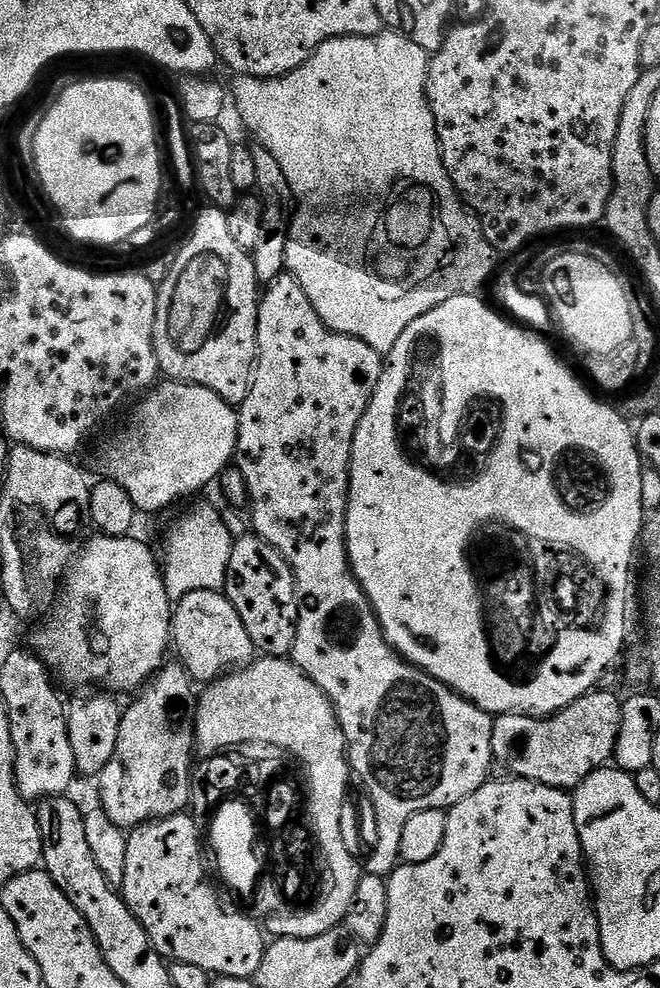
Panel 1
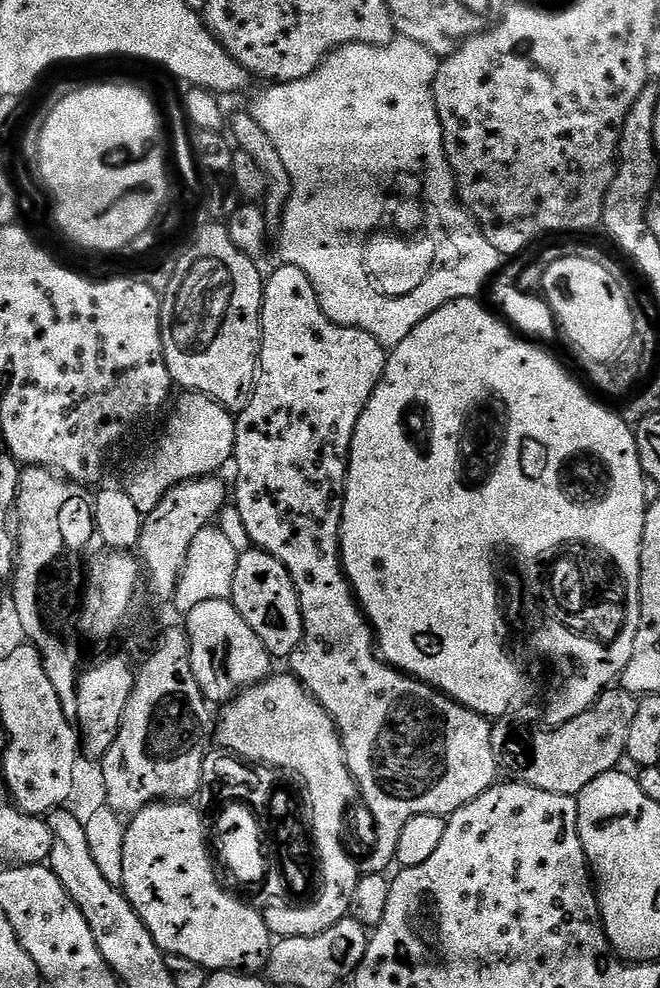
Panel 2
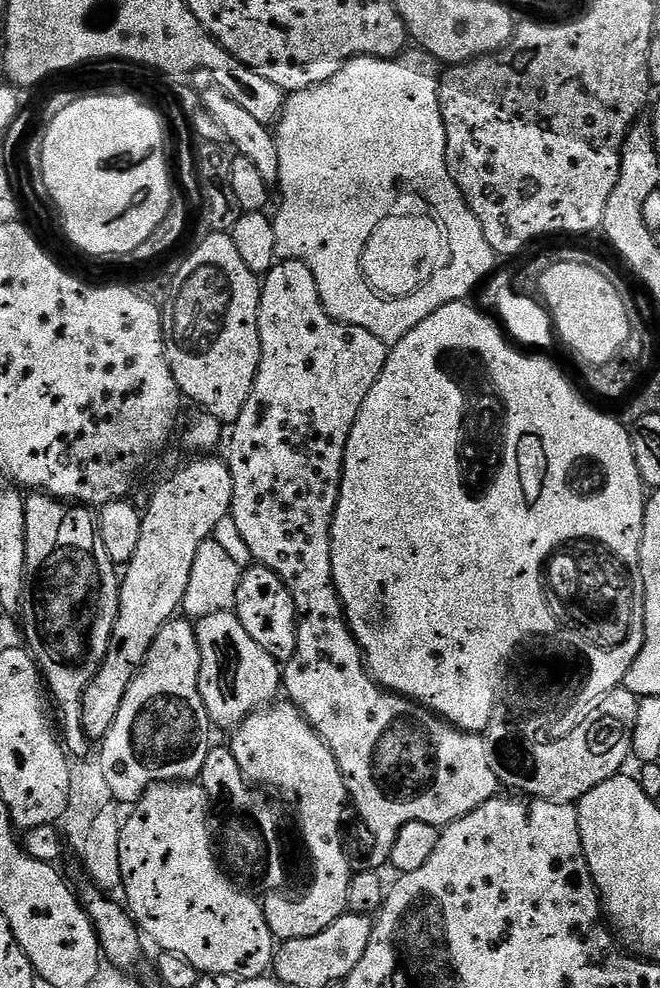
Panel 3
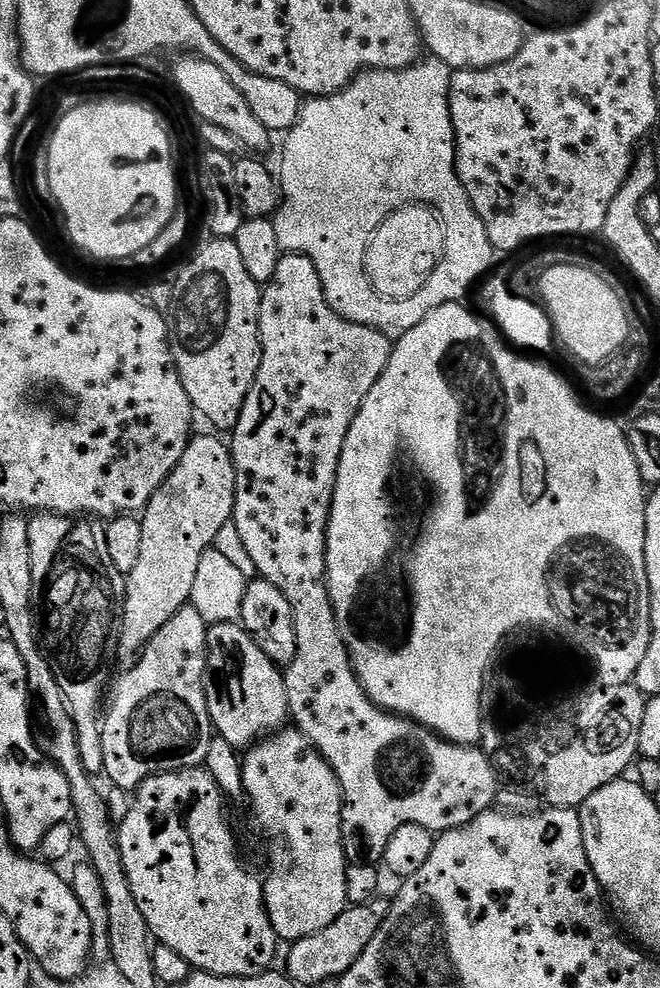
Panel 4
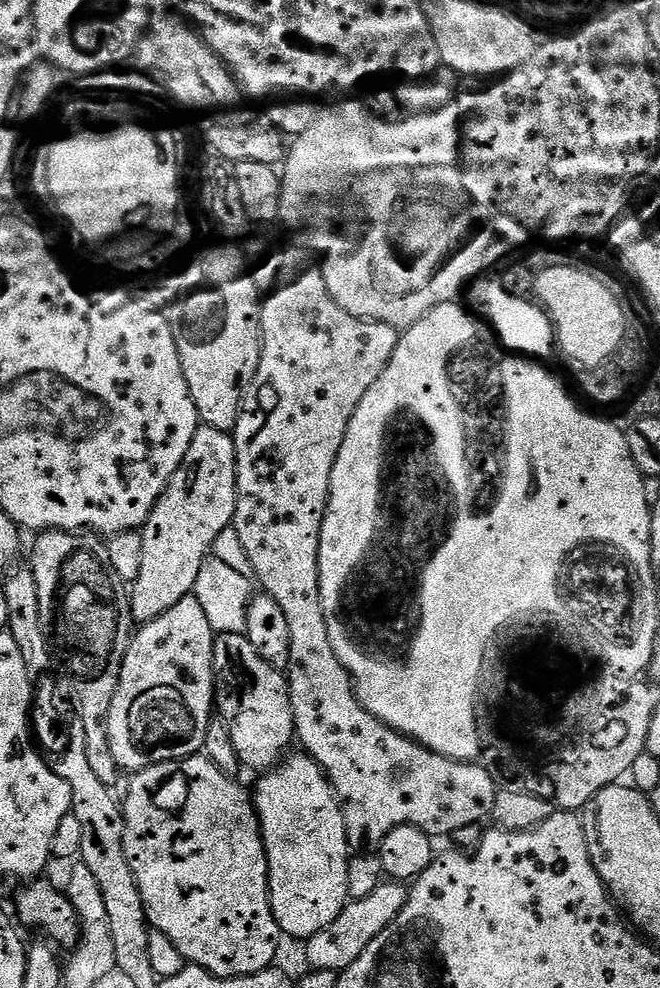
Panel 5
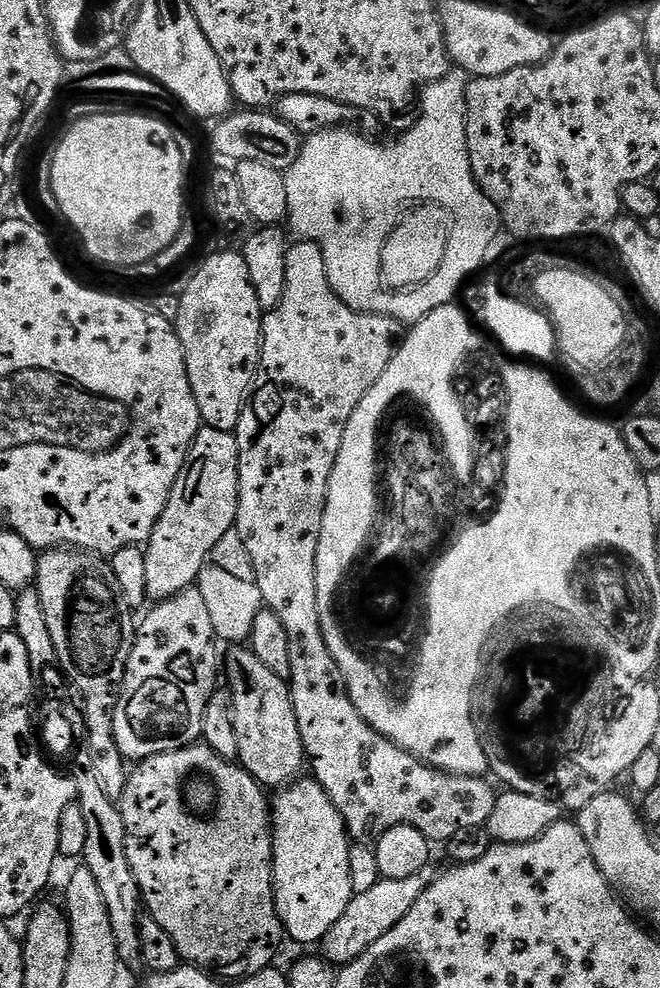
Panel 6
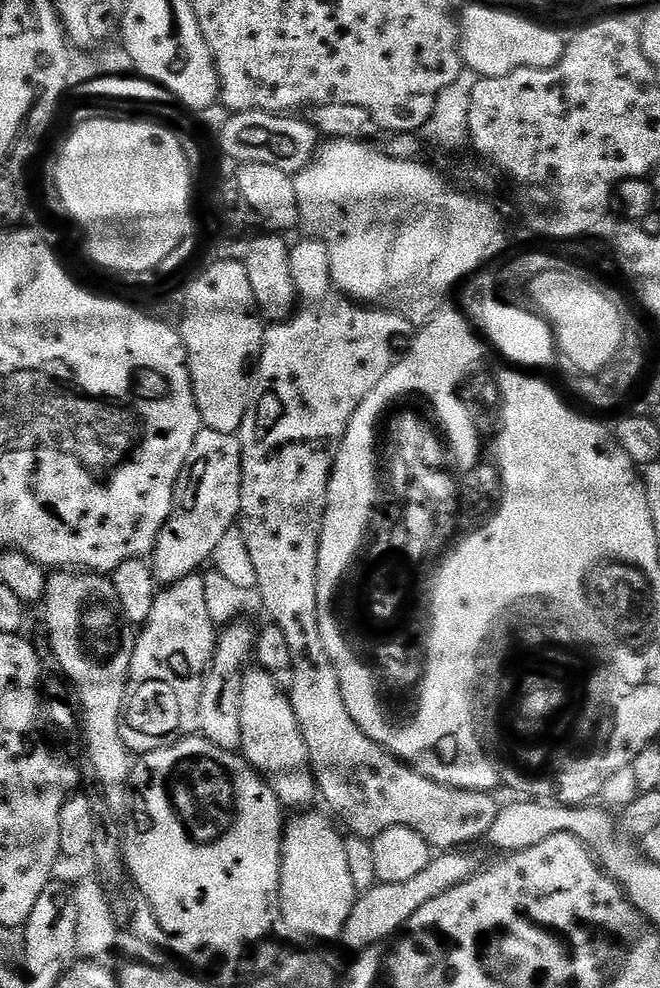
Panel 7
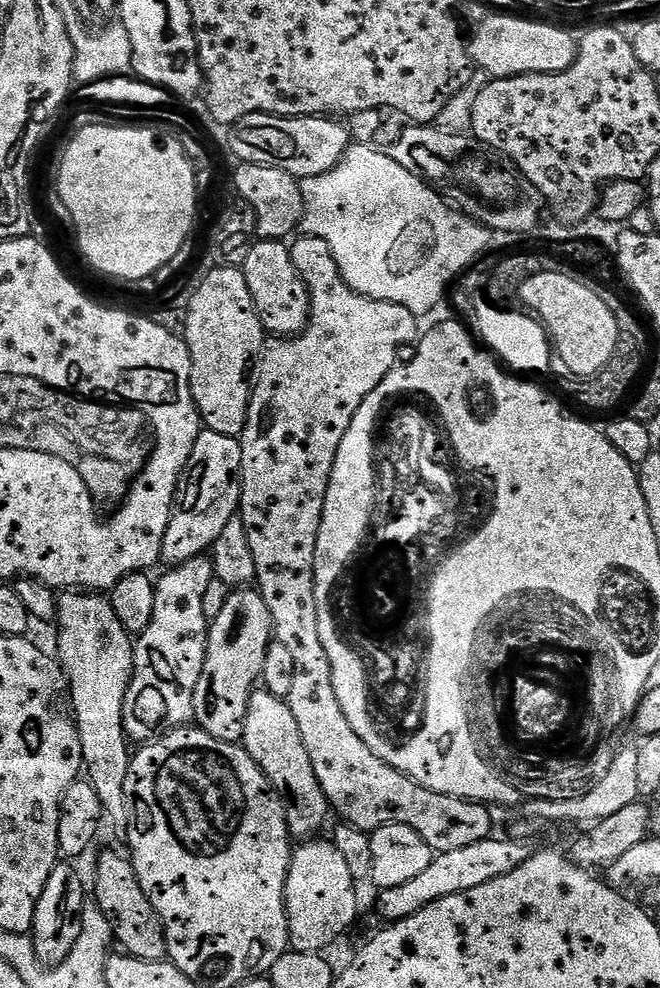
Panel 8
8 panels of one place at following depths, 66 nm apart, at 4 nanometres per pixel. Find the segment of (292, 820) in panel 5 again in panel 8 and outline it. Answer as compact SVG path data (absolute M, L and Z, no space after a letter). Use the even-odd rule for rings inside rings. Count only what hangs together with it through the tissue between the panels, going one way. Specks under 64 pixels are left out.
M313 838L301 843L292 853L292 865L286 878L284 905L288 915L288 943L293 952L323 953L356 920L357 881L352 879L342 854L333 846L331 839Z

